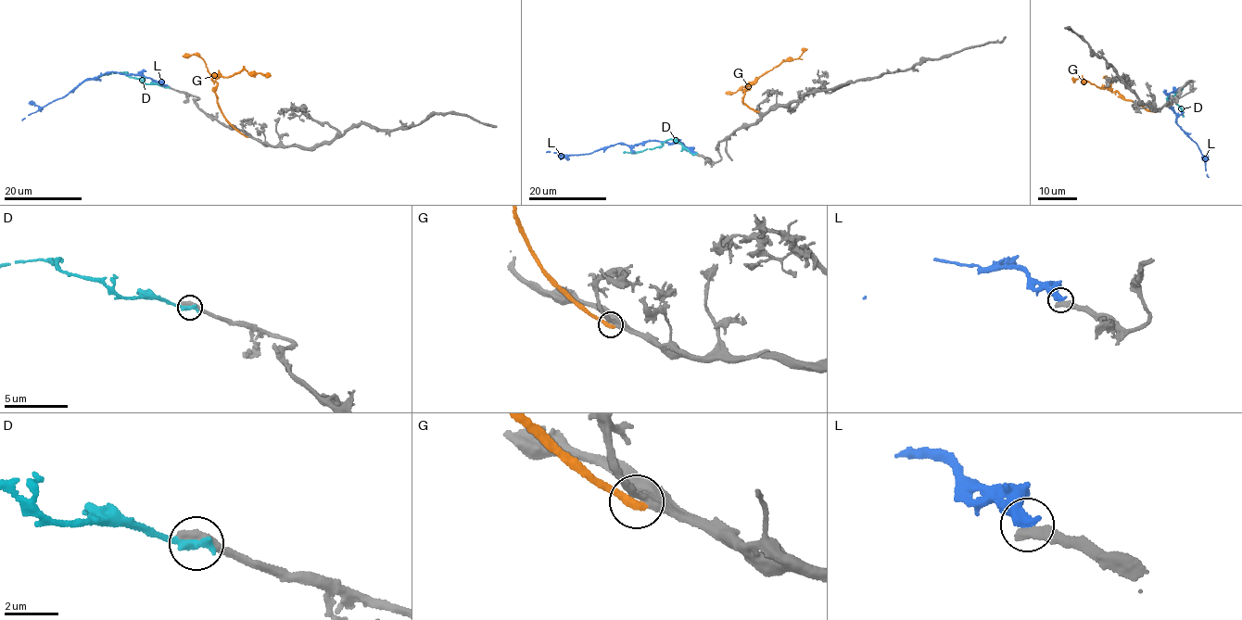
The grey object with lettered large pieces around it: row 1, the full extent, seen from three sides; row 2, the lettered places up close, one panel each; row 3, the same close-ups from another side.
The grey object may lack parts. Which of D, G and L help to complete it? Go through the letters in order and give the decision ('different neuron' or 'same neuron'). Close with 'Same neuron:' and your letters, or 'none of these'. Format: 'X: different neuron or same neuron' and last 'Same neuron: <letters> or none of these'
D: different neuron
G: different neuron
L: same neuron
Same neuron: L

